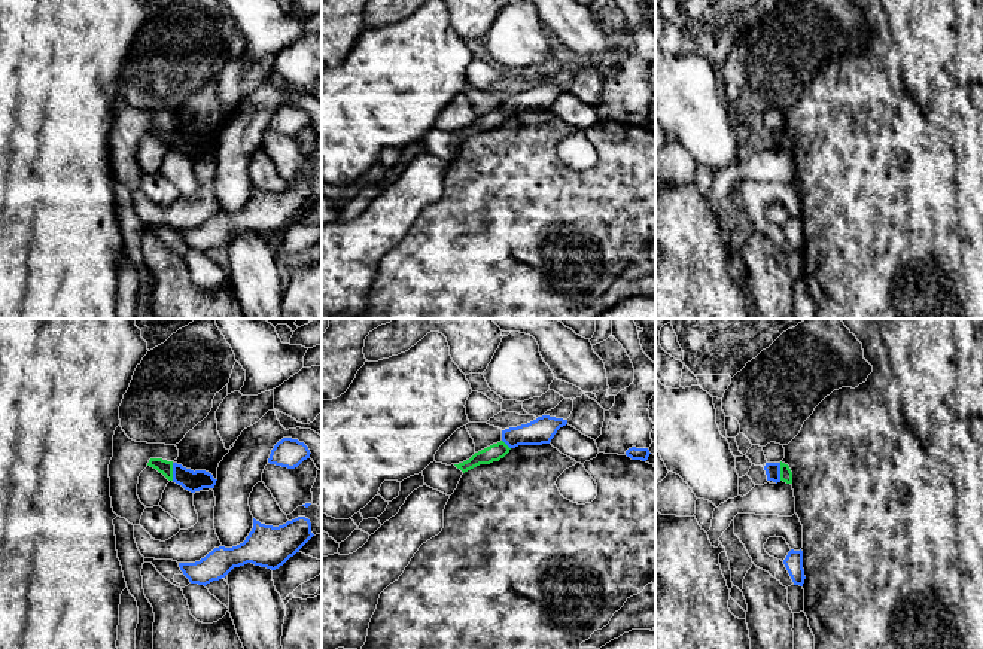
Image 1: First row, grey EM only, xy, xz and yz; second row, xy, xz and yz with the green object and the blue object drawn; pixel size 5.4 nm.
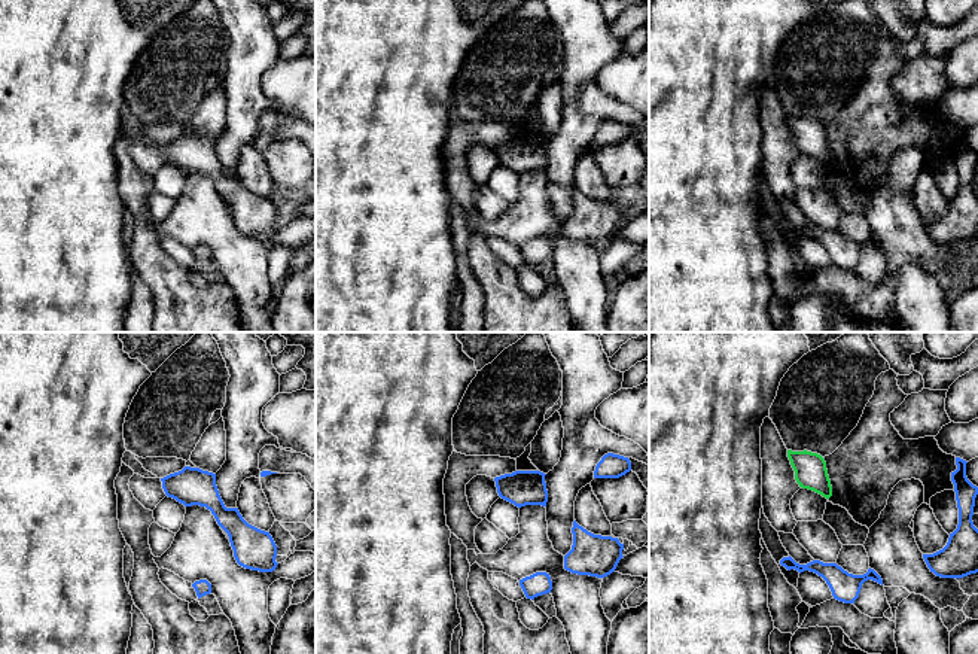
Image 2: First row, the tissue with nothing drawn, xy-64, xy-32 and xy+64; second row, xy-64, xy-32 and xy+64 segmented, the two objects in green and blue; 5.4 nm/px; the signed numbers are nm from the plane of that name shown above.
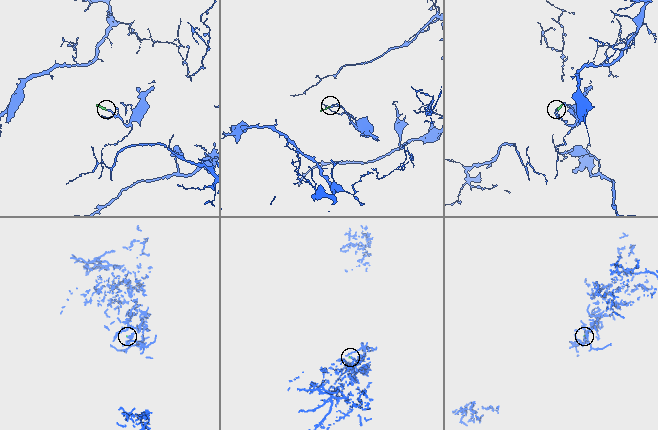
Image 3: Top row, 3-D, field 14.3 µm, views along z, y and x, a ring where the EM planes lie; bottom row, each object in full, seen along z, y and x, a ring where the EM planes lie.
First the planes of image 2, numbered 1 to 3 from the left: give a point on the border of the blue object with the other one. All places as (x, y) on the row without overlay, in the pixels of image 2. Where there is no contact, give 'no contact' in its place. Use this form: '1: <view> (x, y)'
1: no contact
2: no contact
3: no contact

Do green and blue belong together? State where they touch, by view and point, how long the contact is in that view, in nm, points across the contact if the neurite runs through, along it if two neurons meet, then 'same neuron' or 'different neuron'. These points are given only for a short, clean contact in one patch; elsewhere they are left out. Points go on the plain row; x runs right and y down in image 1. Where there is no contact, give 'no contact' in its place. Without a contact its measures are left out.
meets green in xy at (172, 139); contact 100 nm long; border along xy (172, 130), (173, 146); different neuron

